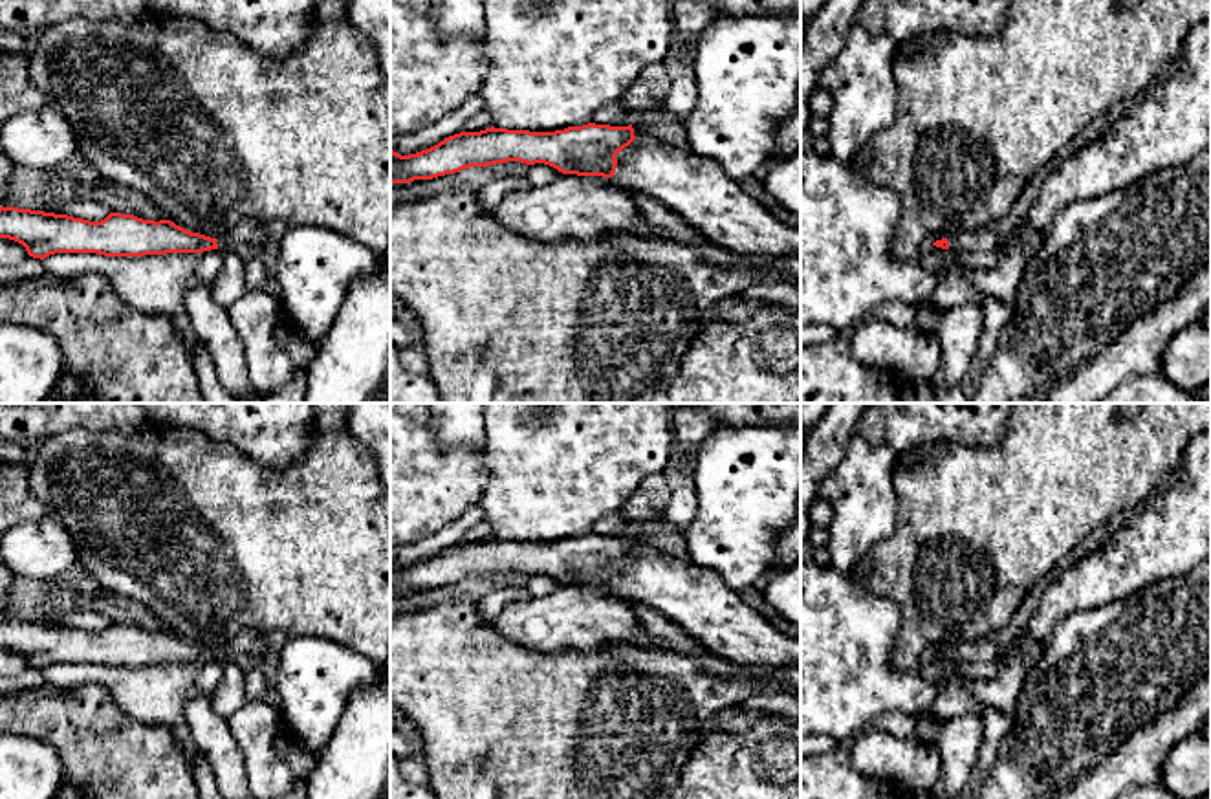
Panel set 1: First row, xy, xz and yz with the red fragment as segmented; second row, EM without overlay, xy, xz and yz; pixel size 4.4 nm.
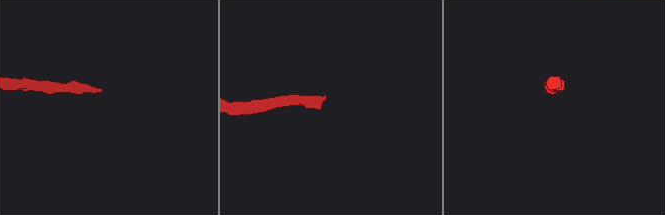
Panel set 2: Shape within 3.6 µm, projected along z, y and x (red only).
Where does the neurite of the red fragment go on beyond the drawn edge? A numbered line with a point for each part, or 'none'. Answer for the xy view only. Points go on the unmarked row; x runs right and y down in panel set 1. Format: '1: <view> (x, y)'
1: xy (246, 649)

